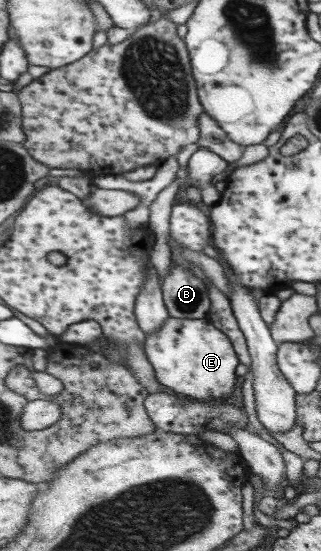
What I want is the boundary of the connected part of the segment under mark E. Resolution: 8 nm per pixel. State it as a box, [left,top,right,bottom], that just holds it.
[144,316,241,402]

